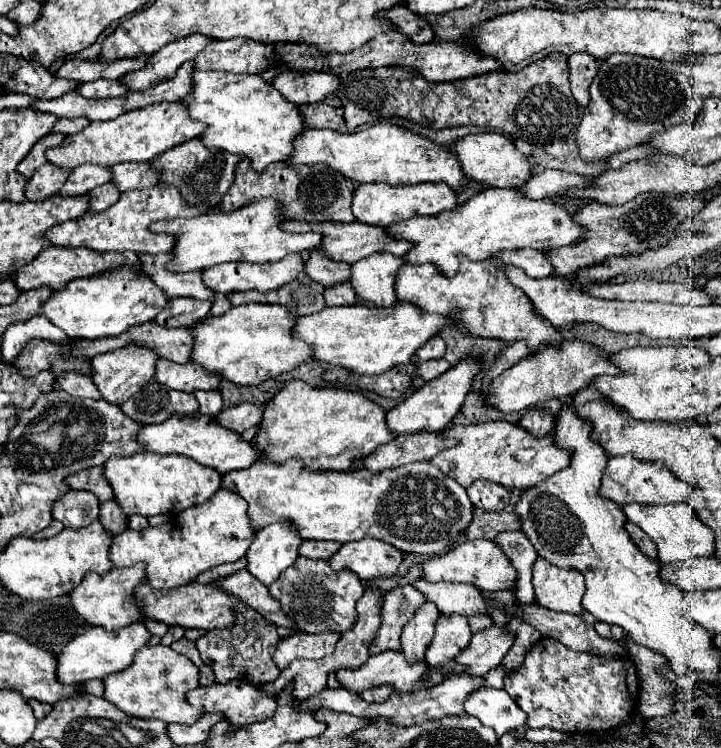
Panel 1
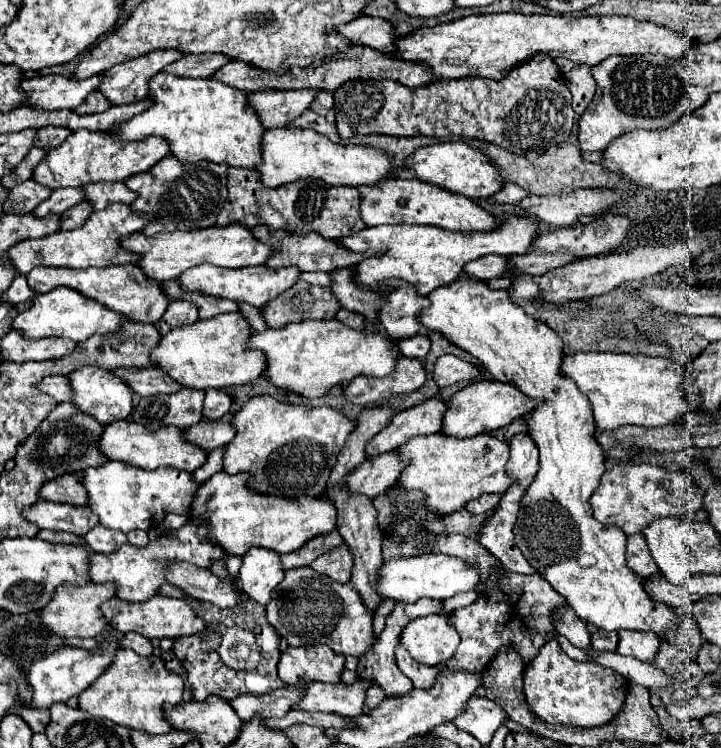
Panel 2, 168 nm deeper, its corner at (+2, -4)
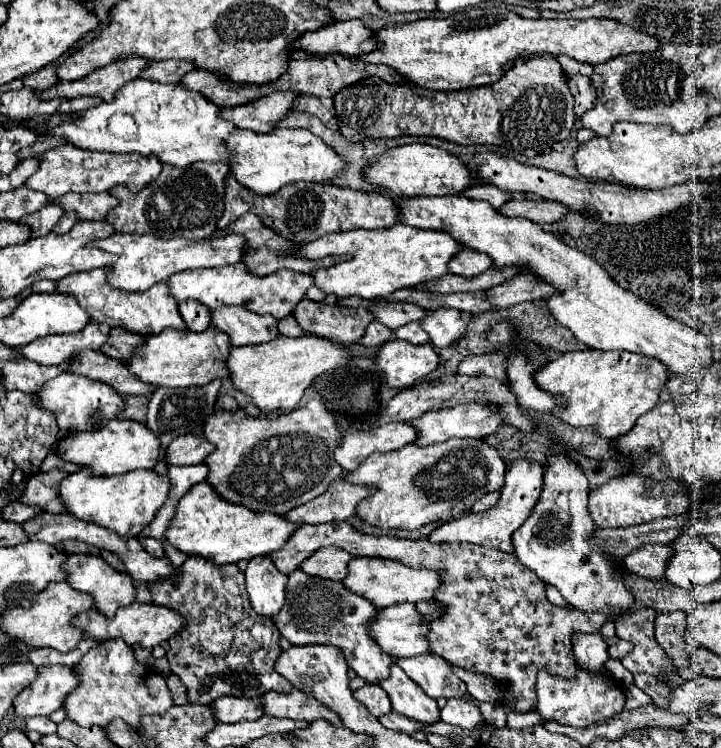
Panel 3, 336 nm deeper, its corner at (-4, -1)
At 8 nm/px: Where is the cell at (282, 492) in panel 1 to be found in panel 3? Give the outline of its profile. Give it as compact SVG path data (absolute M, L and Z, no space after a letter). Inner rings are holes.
M206 483L190 487L190 491L178 501L176 513L166 529L166 541L188 557L200 555L212 563L238 563L240 559L254 559L256 555L268 555L284 547L288 537L298 529L274 513L254 513L242 505L228 503L216 495Z

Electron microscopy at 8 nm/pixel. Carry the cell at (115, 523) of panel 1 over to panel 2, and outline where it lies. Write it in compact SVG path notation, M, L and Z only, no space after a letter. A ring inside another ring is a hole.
M102 524L94 526L94 530L90 530L84 538L94 552L104 552L104 554L106 552L110 554L112 550L116 550L118 546L122 546L126 542L126 534L122 534L120 530L110 530Z

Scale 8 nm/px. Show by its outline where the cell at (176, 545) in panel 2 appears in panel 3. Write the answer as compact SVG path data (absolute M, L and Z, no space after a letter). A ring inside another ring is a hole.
M68 555L64 561L66 581L72 589L88 593L94 601L94 609L106 617L112 617L116 609L134 603L134 581L128 573L116 573L100 555Z

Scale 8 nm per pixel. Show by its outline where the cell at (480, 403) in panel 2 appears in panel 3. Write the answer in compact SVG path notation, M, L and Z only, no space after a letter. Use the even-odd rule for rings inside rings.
M462 403L456 407L446 407L438 411L428 411L426 415L412 419L410 425L418 431L414 443L418 447L434 445L434 443L444 443L452 437L474 437L474 439L484 439L486 435L494 433L500 429L502 419L496 415L496 411L490 405L480 405L480 403Z

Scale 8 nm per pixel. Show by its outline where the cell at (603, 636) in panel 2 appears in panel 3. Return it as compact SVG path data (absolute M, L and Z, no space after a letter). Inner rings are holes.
M610 637L606 639L606 643L608 643L608 653L612 659L622 659L624 655L628 655L628 651L632 651L632 643L622 641L618 637Z

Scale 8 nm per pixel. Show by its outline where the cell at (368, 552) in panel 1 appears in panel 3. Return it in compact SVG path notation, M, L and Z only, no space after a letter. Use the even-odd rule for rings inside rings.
M324 547L316 553L312 553L302 565L300 569L306 575L312 577L322 577L322 579L330 579L330 581L340 581L346 577L348 573L348 561L352 559L352 555L348 555L346 551L338 549L338 547Z

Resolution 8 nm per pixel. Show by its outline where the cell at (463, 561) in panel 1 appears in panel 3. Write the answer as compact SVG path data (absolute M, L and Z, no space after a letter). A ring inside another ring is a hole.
M352 557L348 561L348 575L344 577L342 583L344 587L348 587L348 591L356 595L364 595L364 599L368 599L380 609L402 601L408 601L408 603L430 601L436 587L440 585L440 575L428 569L412 569L398 561L388 561L378 557Z

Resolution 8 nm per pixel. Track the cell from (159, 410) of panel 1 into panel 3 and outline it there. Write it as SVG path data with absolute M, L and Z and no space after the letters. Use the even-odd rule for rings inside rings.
M214 379L206 385L200 387L188 387L188 389L156 389L152 393L152 399L148 403L148 429L160 439L162 449L168 447L168 443L180 435L188 435L200 433L200 425L204 423L204 419L214 411L214 403L216 403L216 395L220 389L222 381Z

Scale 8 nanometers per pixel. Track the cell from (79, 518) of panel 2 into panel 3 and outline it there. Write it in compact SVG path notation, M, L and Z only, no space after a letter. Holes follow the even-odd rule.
M10 501L10 503L2 509L4 519L14 521L14 523L24 523L24 521L32 519L32 517L38 515L38 513L40 513L40 509L36 509L36 507L28 507L28 505L20 505L18 501Z

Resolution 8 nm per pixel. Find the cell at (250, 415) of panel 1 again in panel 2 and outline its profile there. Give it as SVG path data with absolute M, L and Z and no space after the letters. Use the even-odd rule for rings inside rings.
M222 418L220 420L202 420L186 430L186 438L208 452L212 452L218 446L228 444L234 438L234 434L236 434L234 424L226 422Z

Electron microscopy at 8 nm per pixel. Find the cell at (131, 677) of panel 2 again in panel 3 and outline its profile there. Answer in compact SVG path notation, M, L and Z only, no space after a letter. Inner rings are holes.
M108 639L90 649L74 665L74 671L80 675L80 683L72 693L68 693L68 699L64 699L64 711L66 719L74 719L80 727L108 725L114 719L122 719L124 723L138 727L144 715L162 715L174 705L166 679L146 665L140 665L134 659L132 647L122 639Z

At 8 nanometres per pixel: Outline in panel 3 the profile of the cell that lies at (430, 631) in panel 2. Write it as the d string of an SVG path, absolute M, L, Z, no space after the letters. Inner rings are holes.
M396 603L396 607L378 609L368 631L380 649L394 659L430 651L426 639L428 623L422 621L412 603Z

